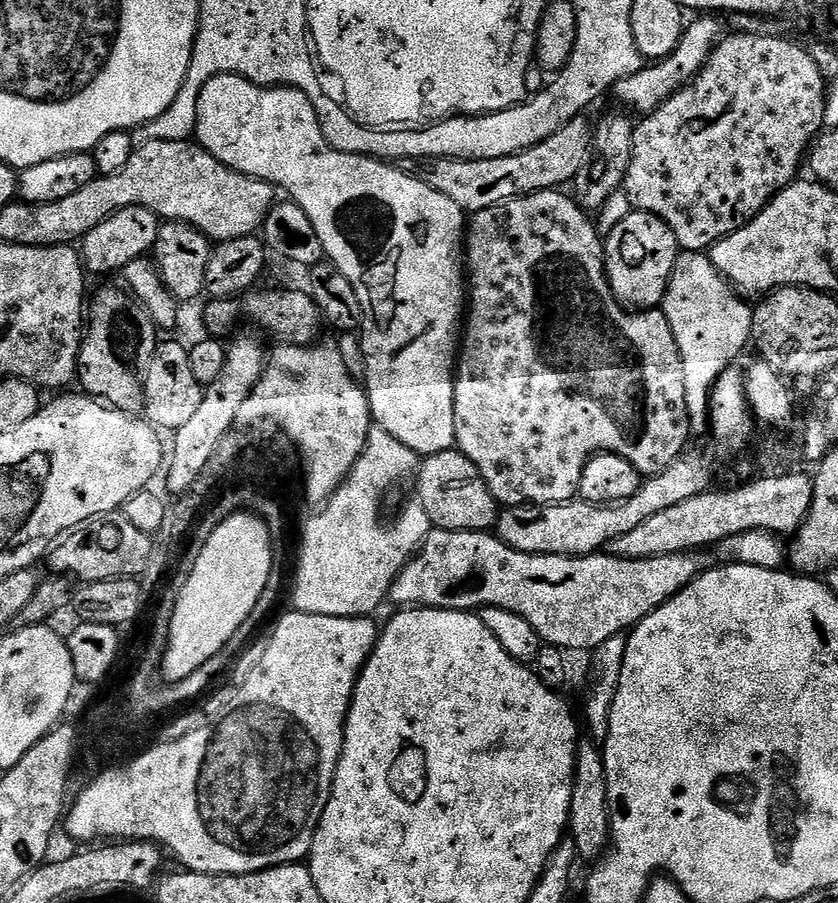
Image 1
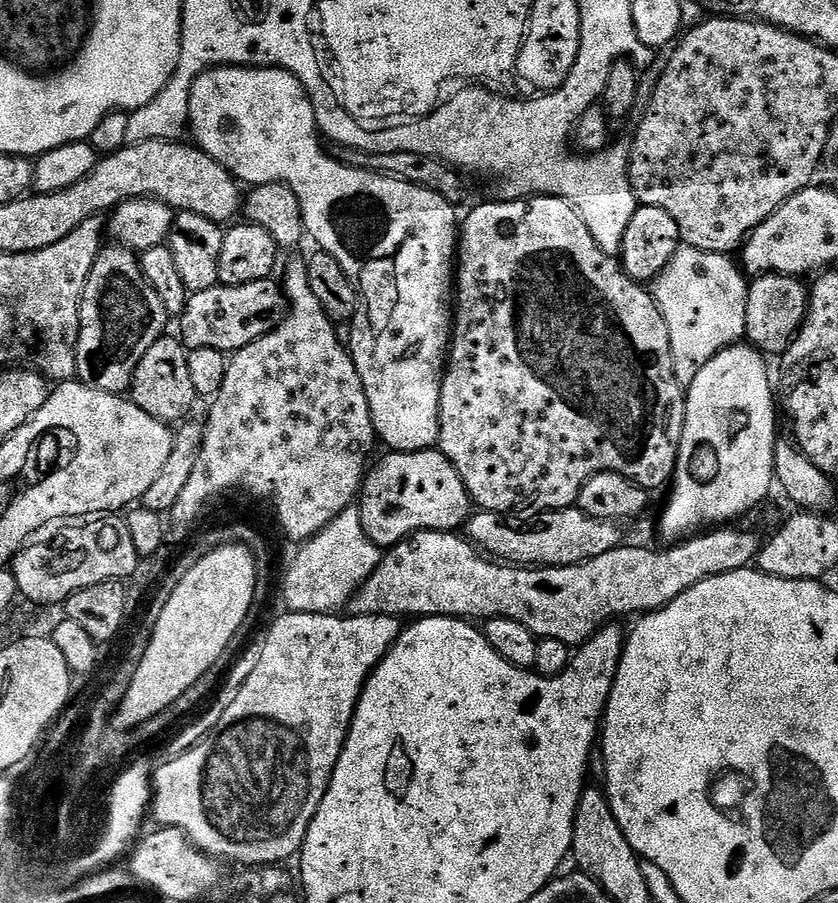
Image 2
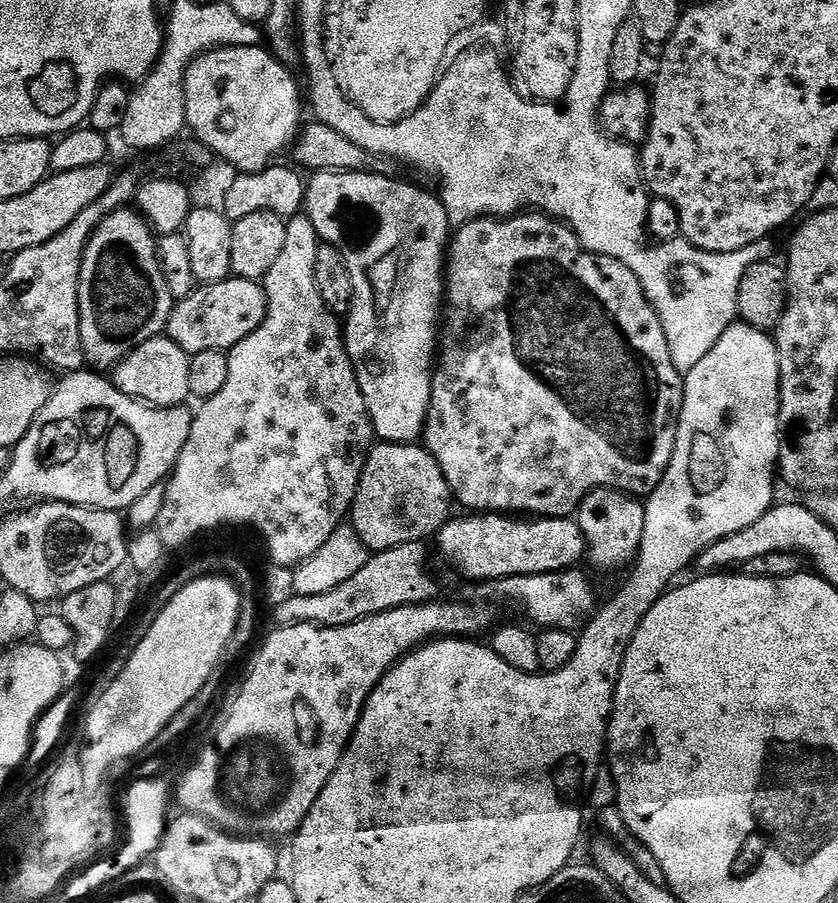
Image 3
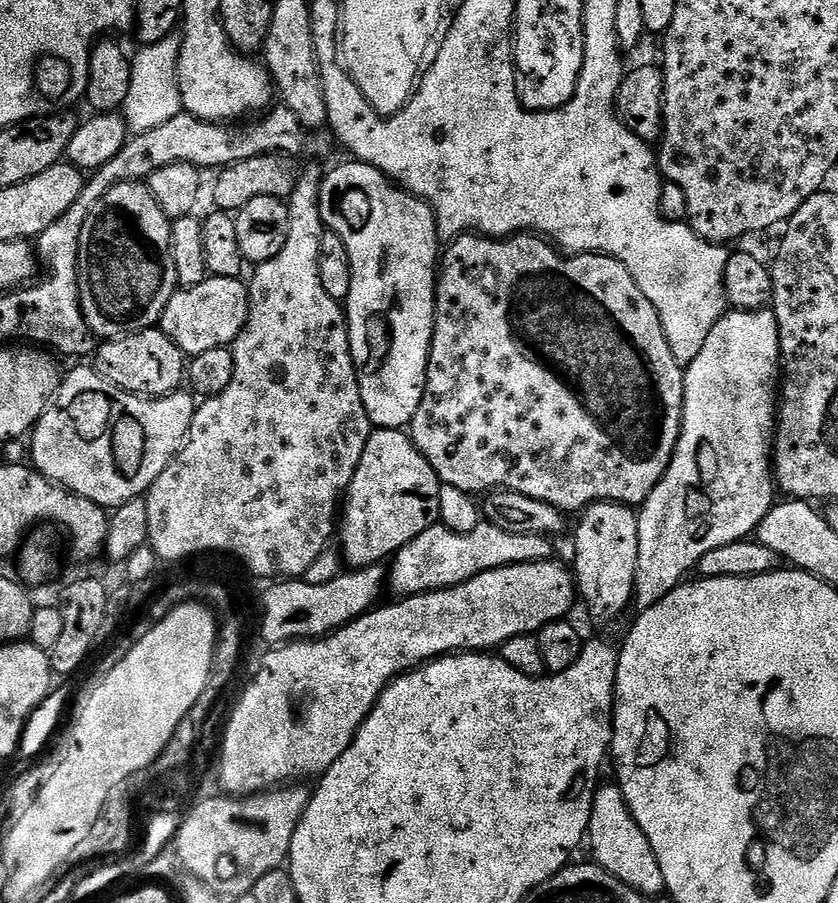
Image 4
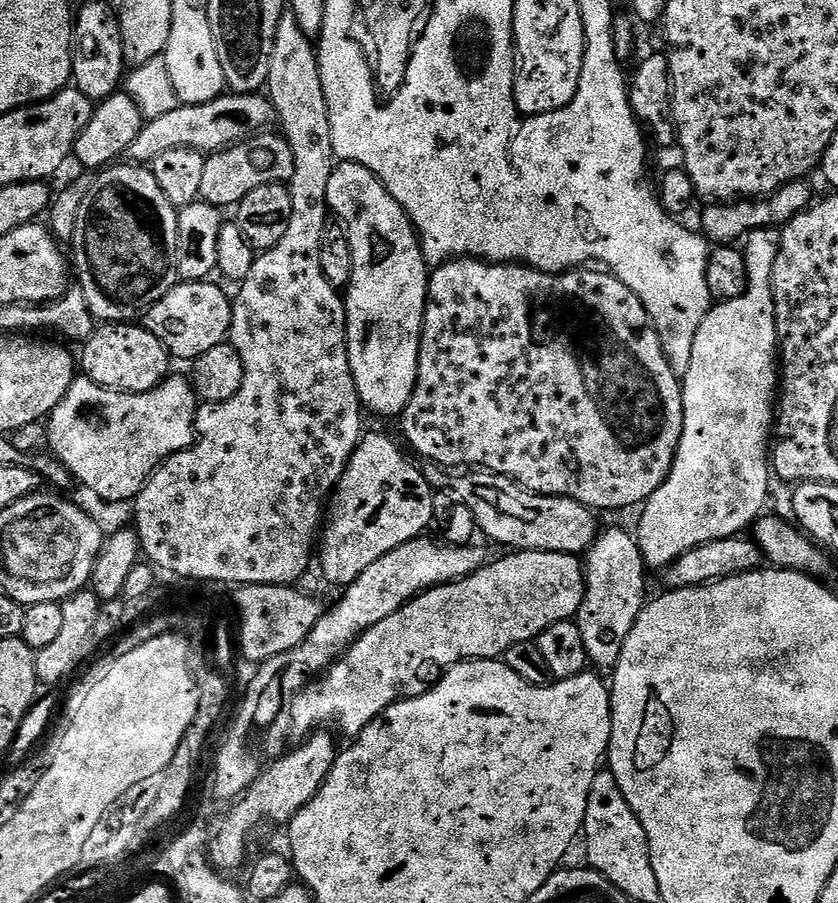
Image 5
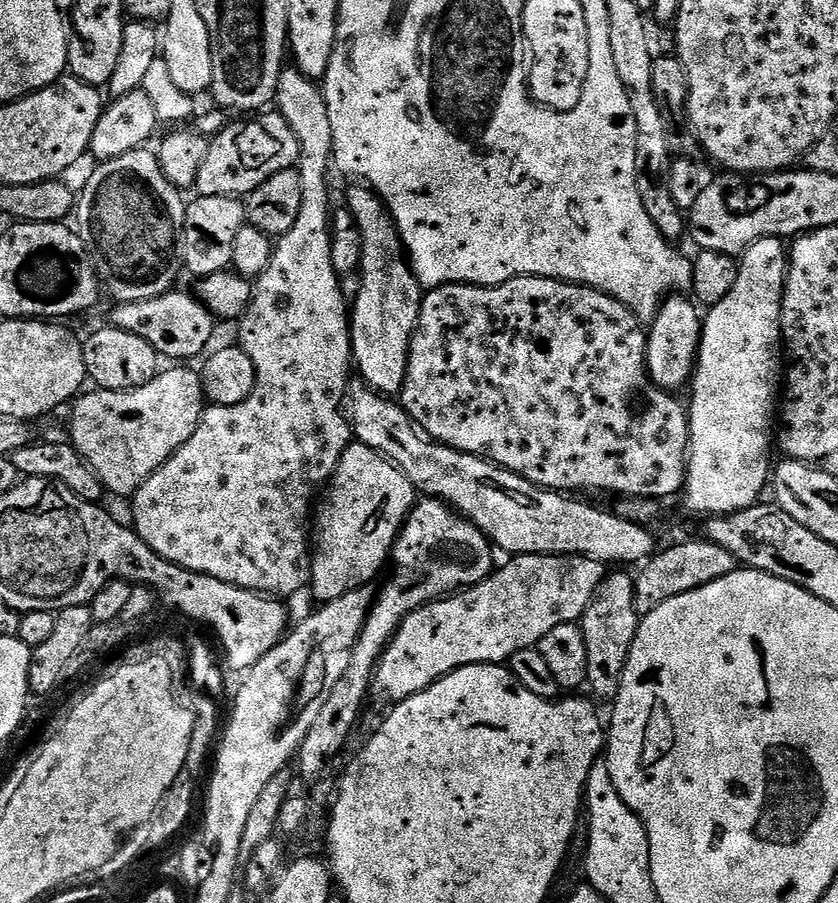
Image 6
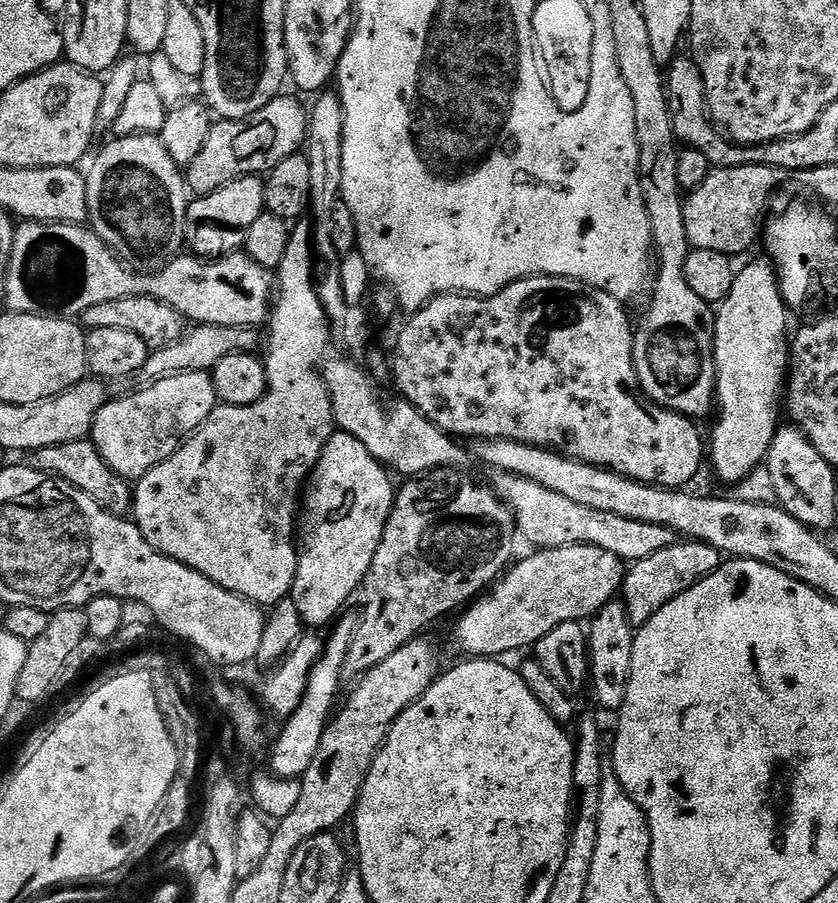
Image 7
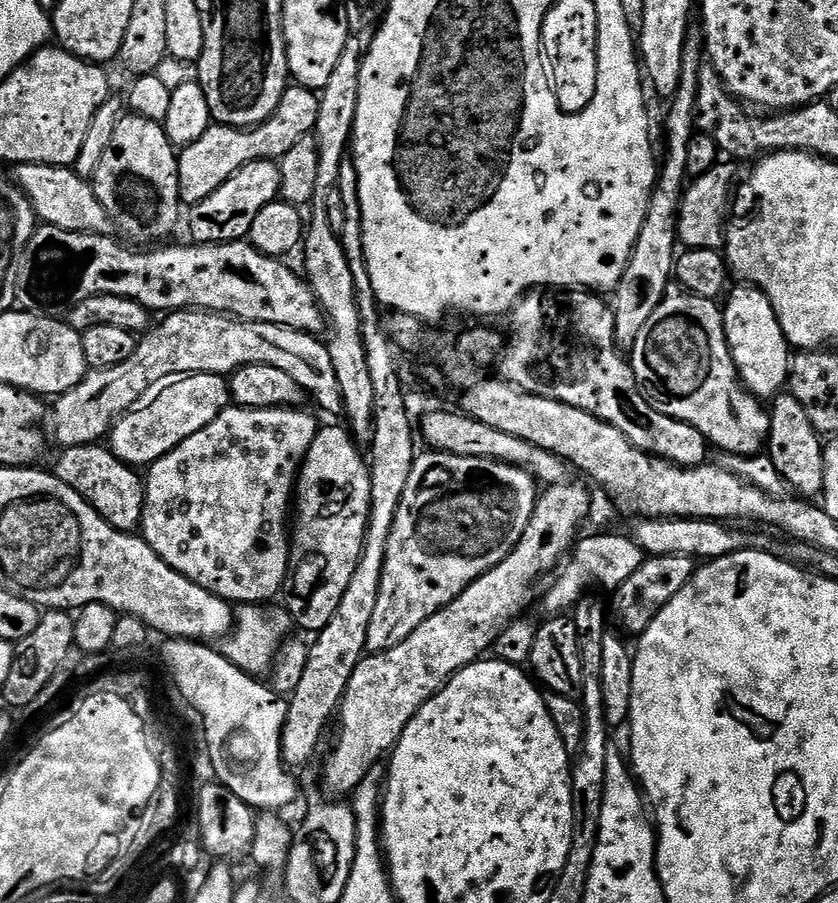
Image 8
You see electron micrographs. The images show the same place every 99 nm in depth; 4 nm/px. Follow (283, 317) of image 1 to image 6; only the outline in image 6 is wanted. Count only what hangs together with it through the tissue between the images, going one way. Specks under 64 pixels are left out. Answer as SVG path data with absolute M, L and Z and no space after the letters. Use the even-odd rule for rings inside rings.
M179 290L145 300L122 300L113 305L111 327L146 338L161 357L168 359L169 356L172 362L192 362L195 356L203 357L209 351L208 343L218 325L217 317L200 301L199 295L192 293L191 296Z

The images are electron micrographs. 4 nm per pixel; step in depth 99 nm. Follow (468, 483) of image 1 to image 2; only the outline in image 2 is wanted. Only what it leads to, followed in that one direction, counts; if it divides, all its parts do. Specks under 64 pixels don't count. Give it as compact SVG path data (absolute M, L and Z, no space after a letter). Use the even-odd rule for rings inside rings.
M438 450L427 452L389 451L380 461L371 465L365 475L358 497L358 511L362 518L362 530L382 550L403 544L414 532L456 532L468 523L474 511L474 505L458 470Z

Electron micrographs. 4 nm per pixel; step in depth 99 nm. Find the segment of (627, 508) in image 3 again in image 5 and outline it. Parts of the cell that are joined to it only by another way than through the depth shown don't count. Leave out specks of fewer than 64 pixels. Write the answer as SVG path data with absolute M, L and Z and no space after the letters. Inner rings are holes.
M608 528L599 533L592 547L583 557L584 565L584 597L582 606L575 614L578 630L582 630L582 642L586 646L589 665L597 673L611 674L616 671L618 658L622 658L622 646L626 646L626 638L630 638L630 630L634 630L634 622L642 614L648 592L648 580L644 577L646 565L644 555L635 535L632 536L624 528Z

